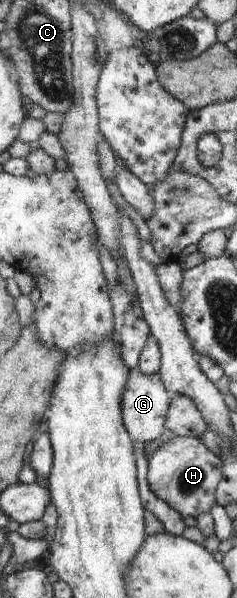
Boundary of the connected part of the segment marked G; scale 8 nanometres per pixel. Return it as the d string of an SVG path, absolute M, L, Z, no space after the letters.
M132 368L129 370L129 380L126 384L125 392L123 393L122 400L122 416L126 430L138 444L146 444L146 442L152 442L159 439L164 432L165 420L168 416L169 405L172 404L171 394L165 389L165 385L158 373L153 375L142 374L142 371L138 368Z

